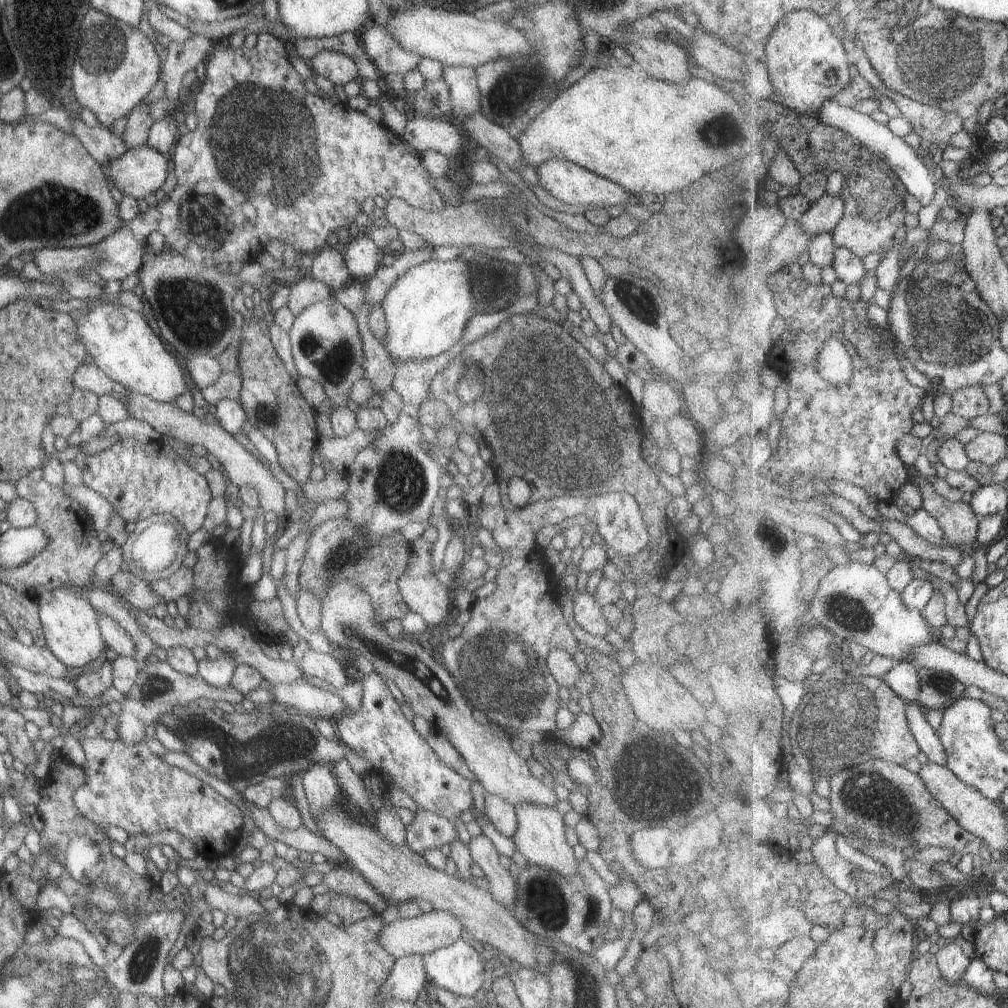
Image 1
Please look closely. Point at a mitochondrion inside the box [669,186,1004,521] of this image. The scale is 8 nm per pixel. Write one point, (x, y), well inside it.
(949, 332)

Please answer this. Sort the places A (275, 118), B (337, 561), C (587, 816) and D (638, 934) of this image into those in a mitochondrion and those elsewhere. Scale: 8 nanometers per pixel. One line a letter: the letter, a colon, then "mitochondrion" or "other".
A: mitochondrion
B: other
C: other
D: other

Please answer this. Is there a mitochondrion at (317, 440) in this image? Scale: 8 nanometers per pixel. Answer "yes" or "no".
no

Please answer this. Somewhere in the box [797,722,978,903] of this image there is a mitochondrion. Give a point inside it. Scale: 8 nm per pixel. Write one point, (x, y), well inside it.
(902, 822)

